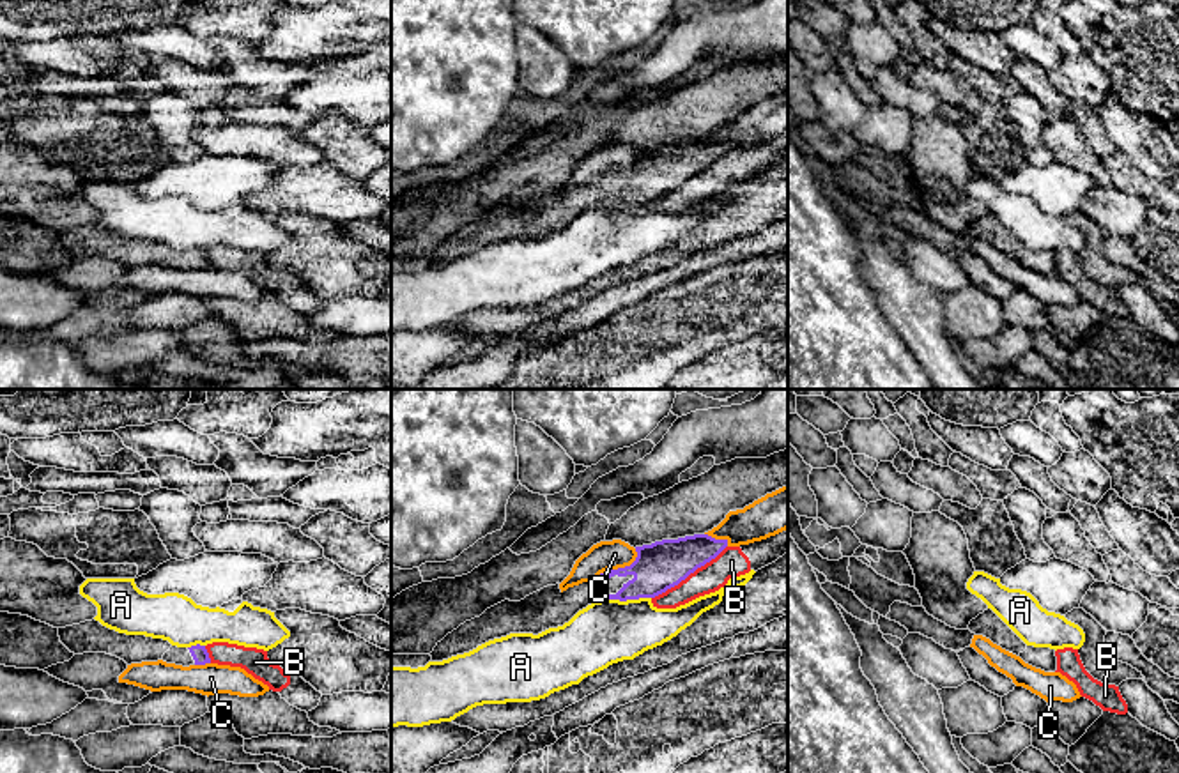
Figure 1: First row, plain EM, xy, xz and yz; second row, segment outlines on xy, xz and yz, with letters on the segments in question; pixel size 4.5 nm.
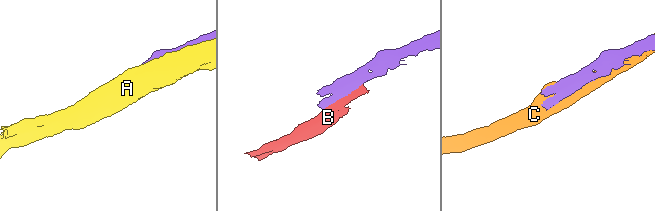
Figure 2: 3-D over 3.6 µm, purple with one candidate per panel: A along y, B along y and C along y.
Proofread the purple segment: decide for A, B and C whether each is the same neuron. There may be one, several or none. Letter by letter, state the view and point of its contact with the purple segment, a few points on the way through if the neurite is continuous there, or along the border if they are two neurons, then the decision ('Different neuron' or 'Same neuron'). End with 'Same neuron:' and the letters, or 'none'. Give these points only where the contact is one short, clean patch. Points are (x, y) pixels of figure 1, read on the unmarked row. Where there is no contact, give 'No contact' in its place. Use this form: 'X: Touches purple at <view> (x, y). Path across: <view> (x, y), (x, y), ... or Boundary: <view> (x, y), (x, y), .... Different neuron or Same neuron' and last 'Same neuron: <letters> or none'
A: Touches purple at xz (622, 204). Different neuron
B: Touches purple at xz (689, 177). Different neuron
C: Touches purple at xz (618, 172). Different neuron
Same neuron: none

